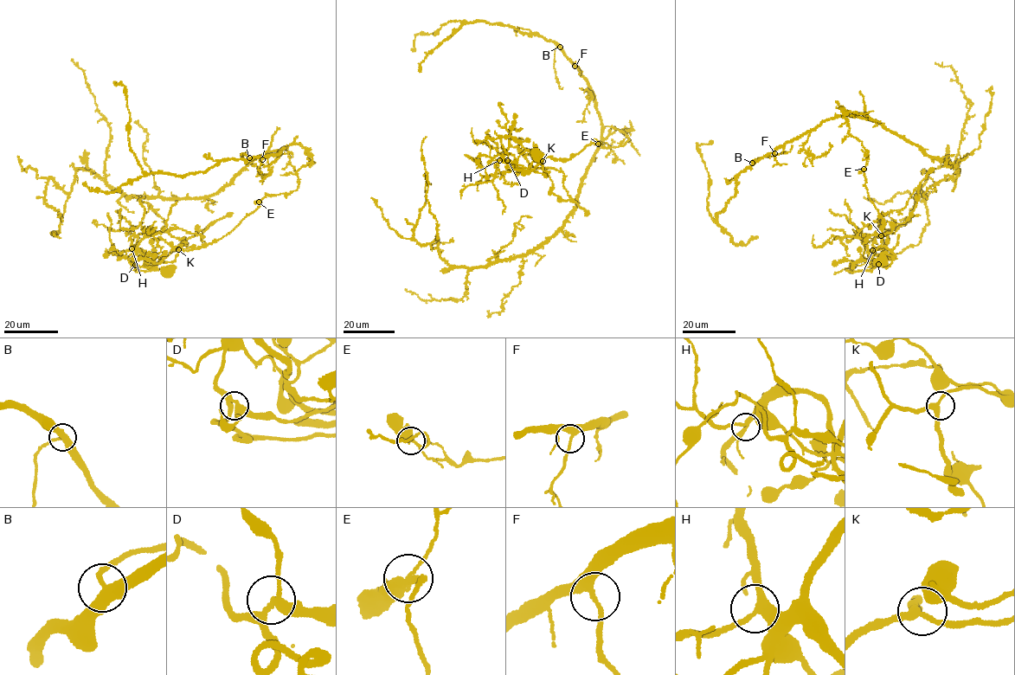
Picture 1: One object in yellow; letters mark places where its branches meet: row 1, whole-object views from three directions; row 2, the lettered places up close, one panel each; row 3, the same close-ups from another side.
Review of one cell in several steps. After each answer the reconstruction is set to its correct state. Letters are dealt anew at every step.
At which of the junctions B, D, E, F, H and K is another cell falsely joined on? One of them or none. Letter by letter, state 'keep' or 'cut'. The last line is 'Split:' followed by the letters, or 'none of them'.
B: keep
D: keep
E: cut
F: keep
H: keep
K: keep
Split: E

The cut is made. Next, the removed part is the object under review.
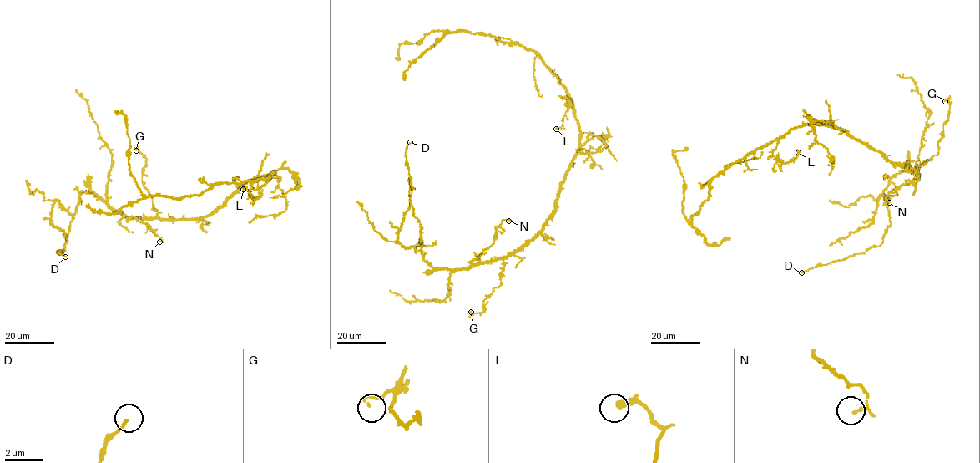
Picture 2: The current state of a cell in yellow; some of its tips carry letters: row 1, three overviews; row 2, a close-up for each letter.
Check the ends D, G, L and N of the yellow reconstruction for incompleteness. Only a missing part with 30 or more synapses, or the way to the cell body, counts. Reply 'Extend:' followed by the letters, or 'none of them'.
Extend: none of them

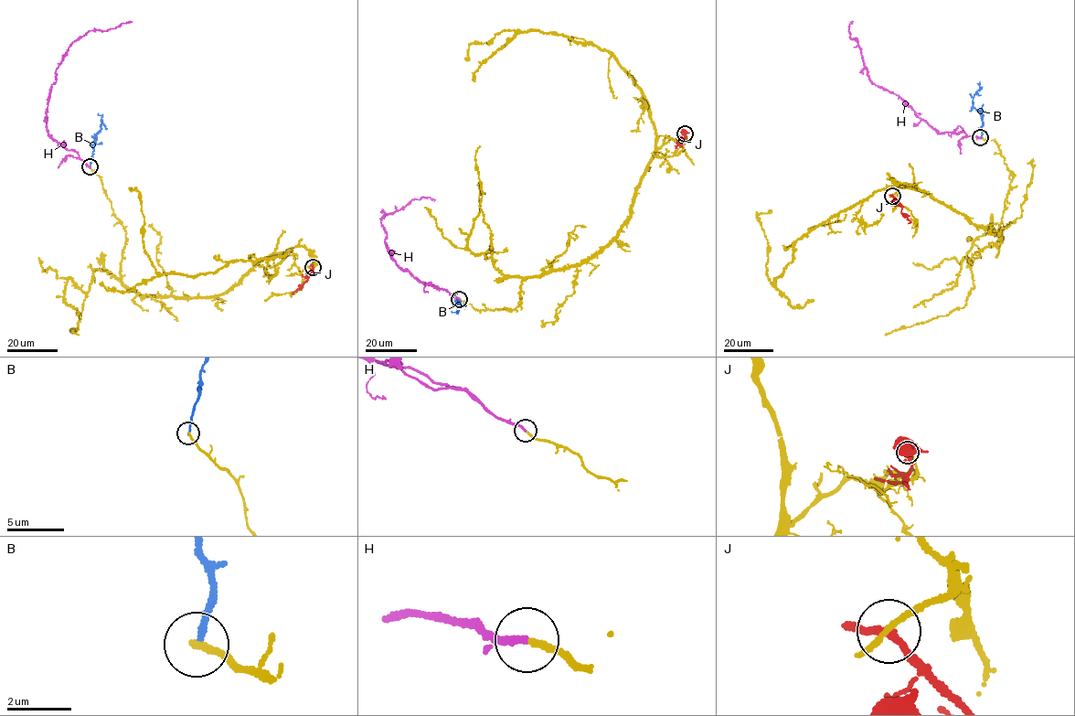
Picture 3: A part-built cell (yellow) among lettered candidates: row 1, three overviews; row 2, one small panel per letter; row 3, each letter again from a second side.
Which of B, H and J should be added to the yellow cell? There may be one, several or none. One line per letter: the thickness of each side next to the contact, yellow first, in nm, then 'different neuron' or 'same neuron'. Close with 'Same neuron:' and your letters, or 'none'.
B: 220 nm thick on the yellow side, 160 nm on the other; different neuron
H: 190 nm thick on the yellow side, 240 nm on the other; same neuron
J: 240 nm thick on the yellow side, 240 nm on the other; different neuron
Same neuron: H

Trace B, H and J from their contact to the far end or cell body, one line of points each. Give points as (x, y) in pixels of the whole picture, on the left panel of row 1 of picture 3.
B: (90, 167), (95, 135), (101, 129), (101, 116), (98, 113)
H: (90, 166), (50, 135), (46, 114), (57, 67), (77, 39), (132, 21)
J: (313, 267), (307, 281), (292, 293)

